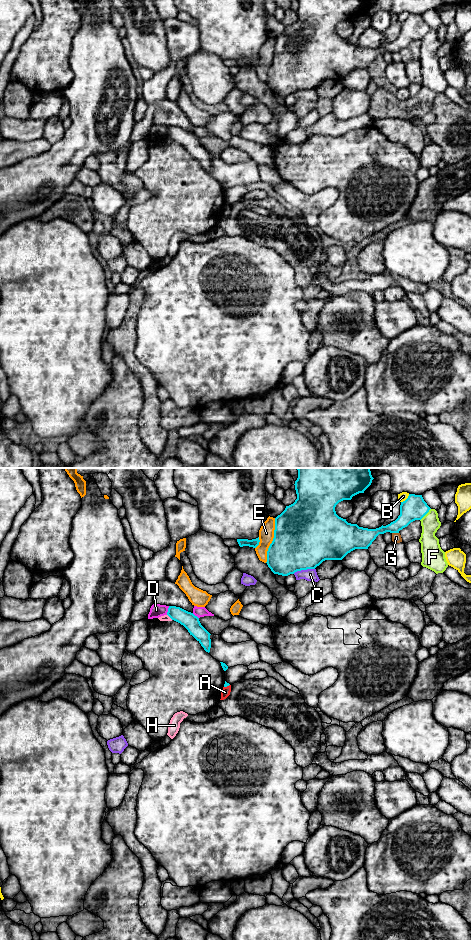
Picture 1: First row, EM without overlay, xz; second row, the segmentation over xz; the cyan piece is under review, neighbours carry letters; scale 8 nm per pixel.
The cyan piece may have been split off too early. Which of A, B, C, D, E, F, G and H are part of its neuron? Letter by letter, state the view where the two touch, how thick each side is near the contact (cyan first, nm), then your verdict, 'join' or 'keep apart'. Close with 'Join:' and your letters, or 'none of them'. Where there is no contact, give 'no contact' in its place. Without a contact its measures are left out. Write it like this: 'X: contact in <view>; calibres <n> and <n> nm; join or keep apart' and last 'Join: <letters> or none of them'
A: contact in xz; calibres 40 and 70 nm; keep apart
B: contact in xz; calibres 190 and 70 nm; keep apart
C: contact in xz; calibres 480 and 100 nm; keep apart
D: contact in xz; calibres 130 and 110 nm; keep apart
E: contact in xz; calibres 480 and 130 nm; keep apart
F: contact in xz; calibres 190 and 150 nm; keep apart
G: contact in xz; calibres 190 and 80 nm; keep apart
H: contact in xz; calibres 130 and 50 nm; keep apart
Join: none of them

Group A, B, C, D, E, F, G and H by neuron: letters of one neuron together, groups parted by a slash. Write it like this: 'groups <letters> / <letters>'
groups A F / B / C / D / E / G / H

